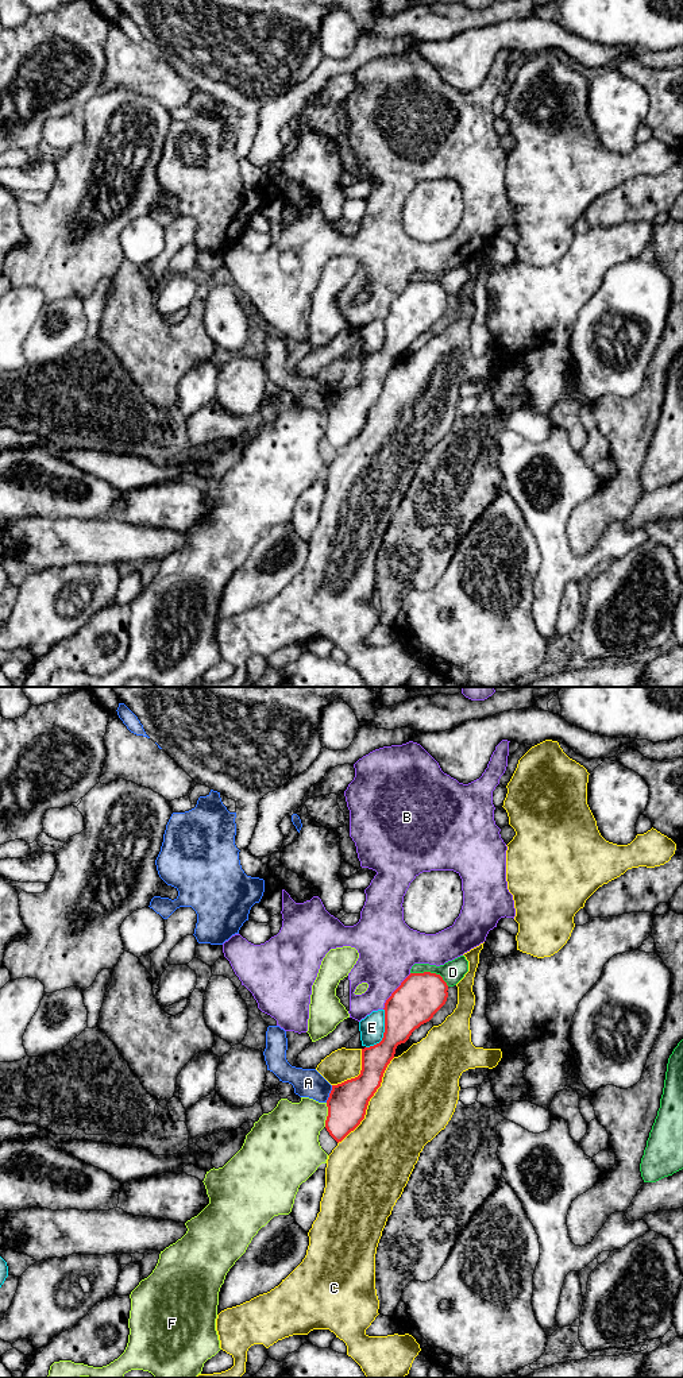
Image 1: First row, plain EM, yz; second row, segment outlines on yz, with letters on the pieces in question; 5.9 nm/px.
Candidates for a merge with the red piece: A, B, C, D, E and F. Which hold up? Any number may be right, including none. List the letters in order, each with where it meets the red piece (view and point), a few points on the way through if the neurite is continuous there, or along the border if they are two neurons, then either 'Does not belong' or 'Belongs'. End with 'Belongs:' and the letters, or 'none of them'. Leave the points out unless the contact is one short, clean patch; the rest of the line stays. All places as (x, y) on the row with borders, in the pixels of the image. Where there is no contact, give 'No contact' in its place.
A: Touches red at yz (330, 1093). Boundary: yz (332, 1085), (325, 1101). Does not belong
B: Touches red at yz (394, 991). Does not belong
C: Touches red at yz (369, 1100). Does not belong
D: Touches red at yz (429, 972). Does not belong
E: Touches red at yz (385, 1031). Does not belong
F: Touches red at yz (328, 1115). Does not belong
Belongs: none of them

